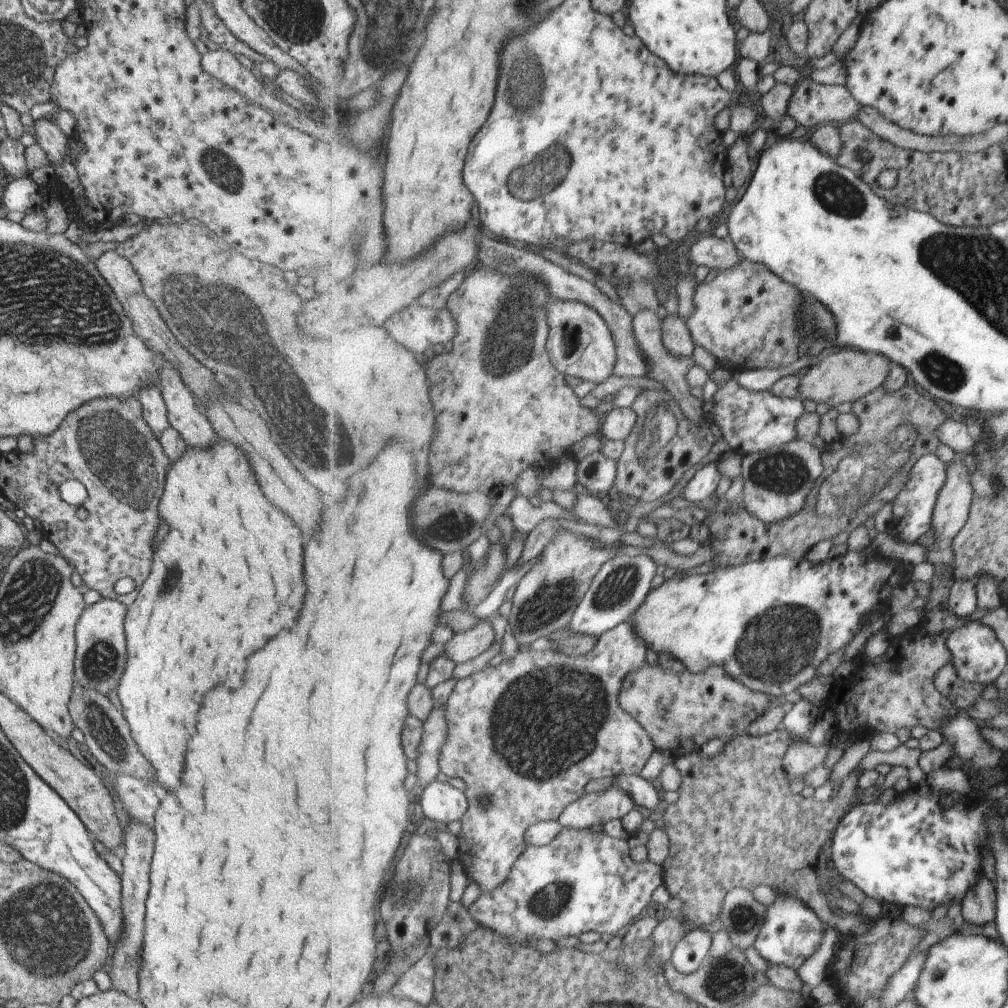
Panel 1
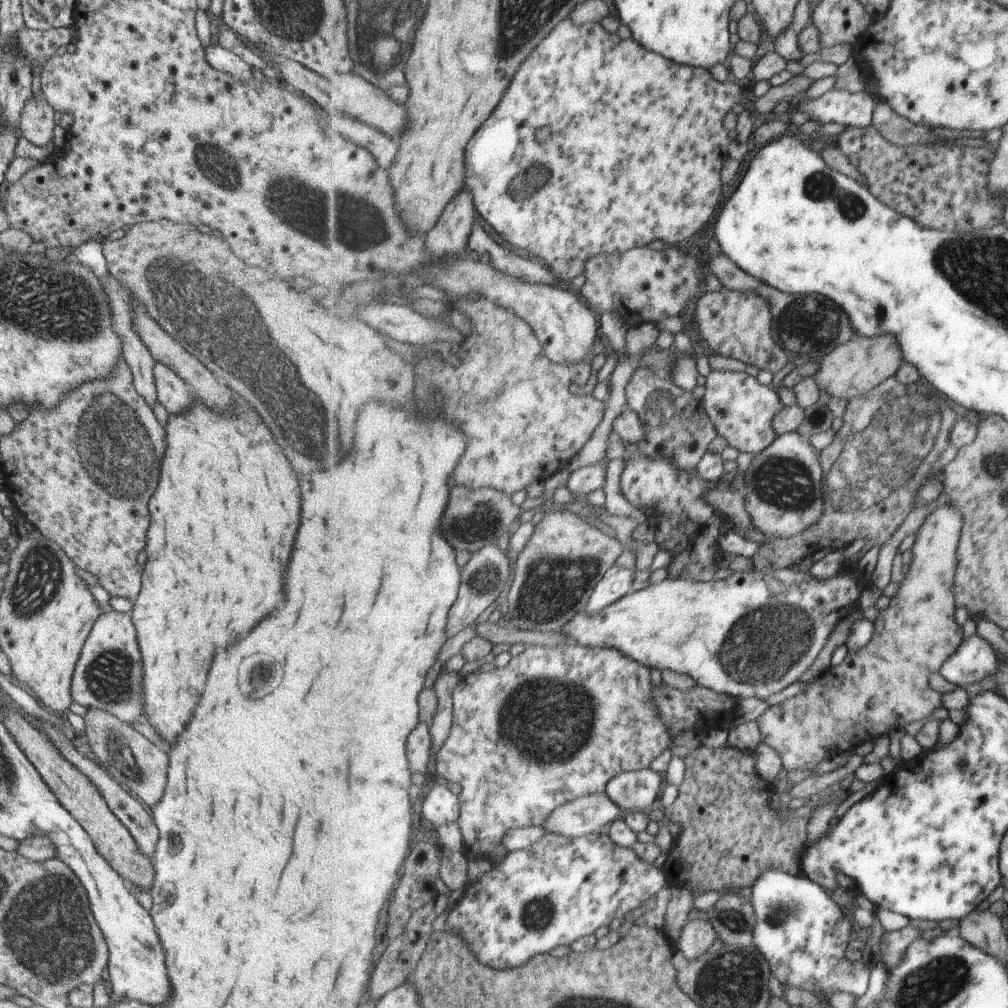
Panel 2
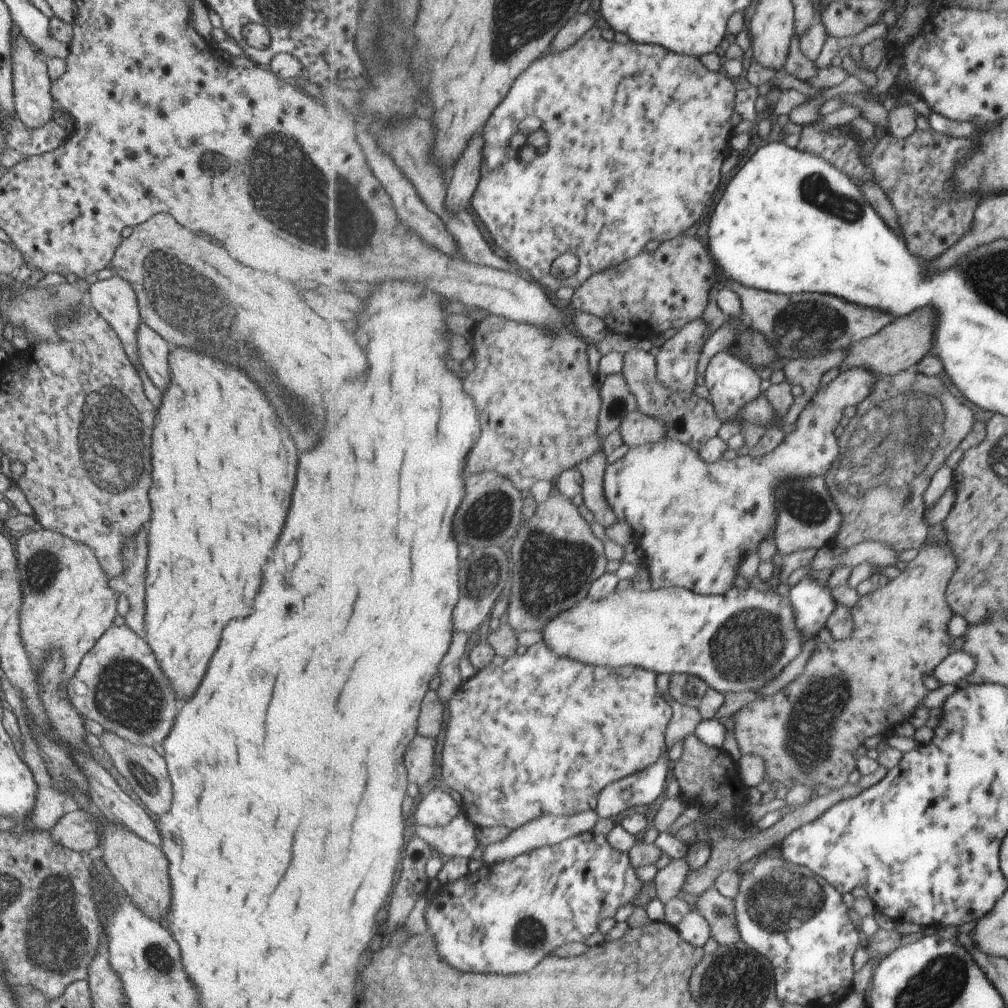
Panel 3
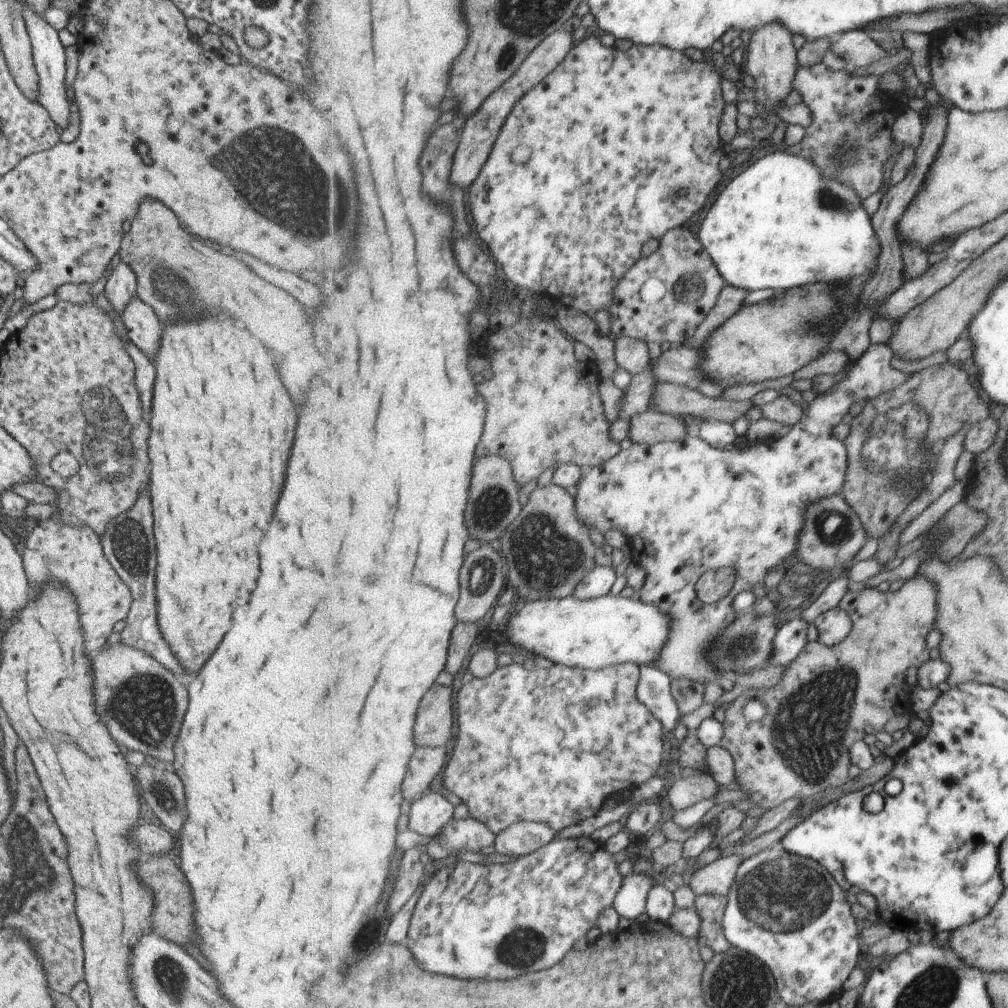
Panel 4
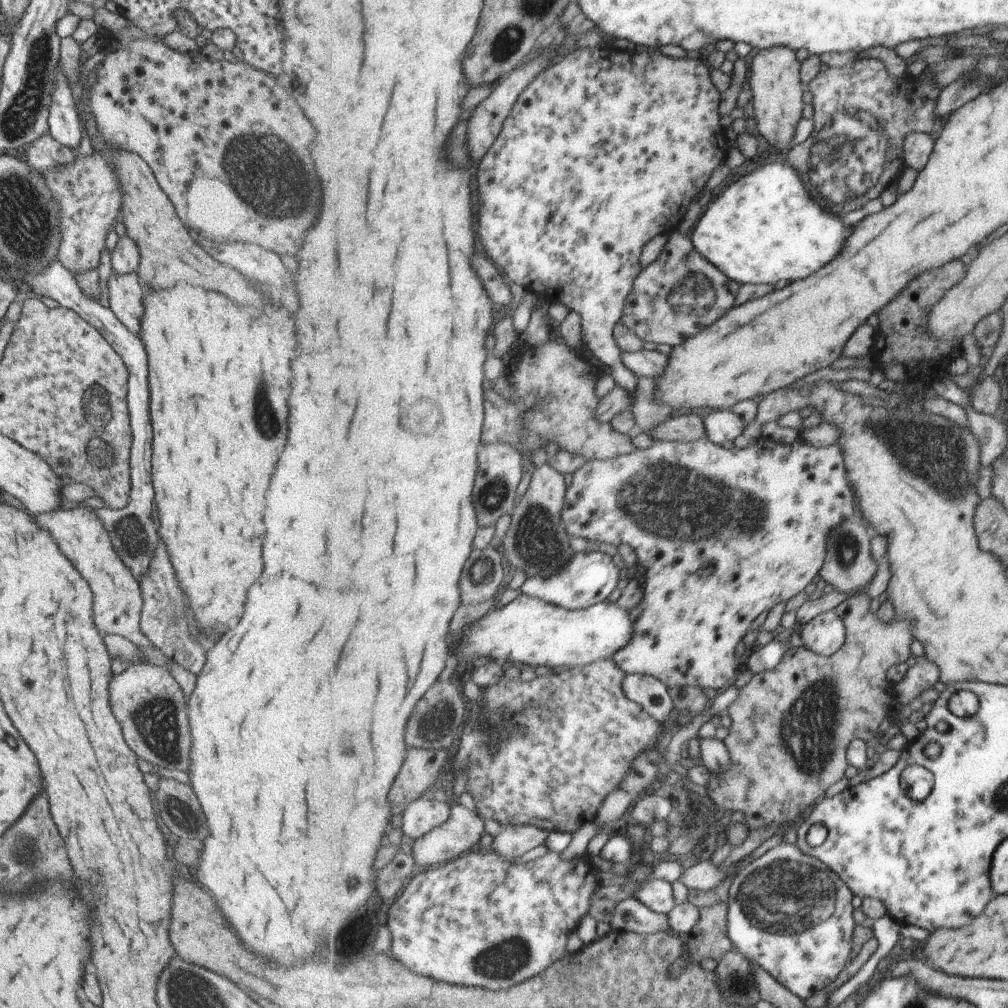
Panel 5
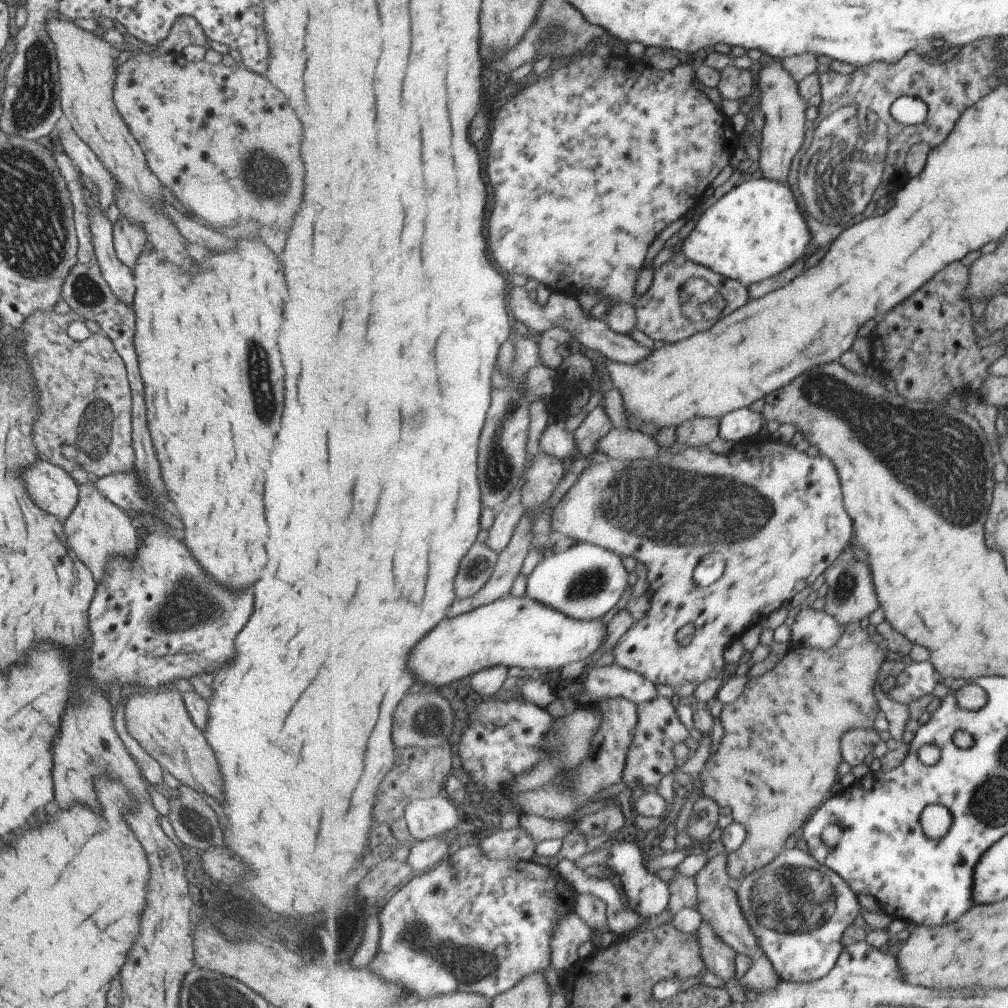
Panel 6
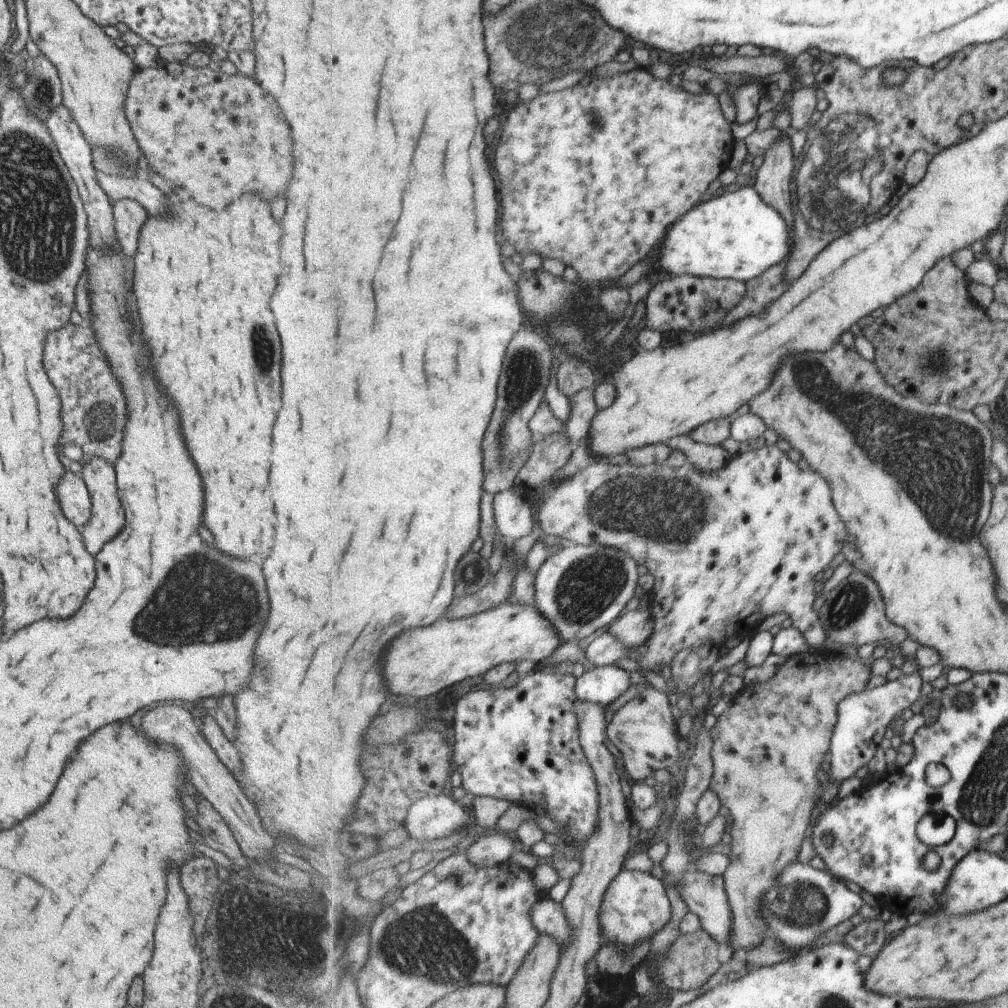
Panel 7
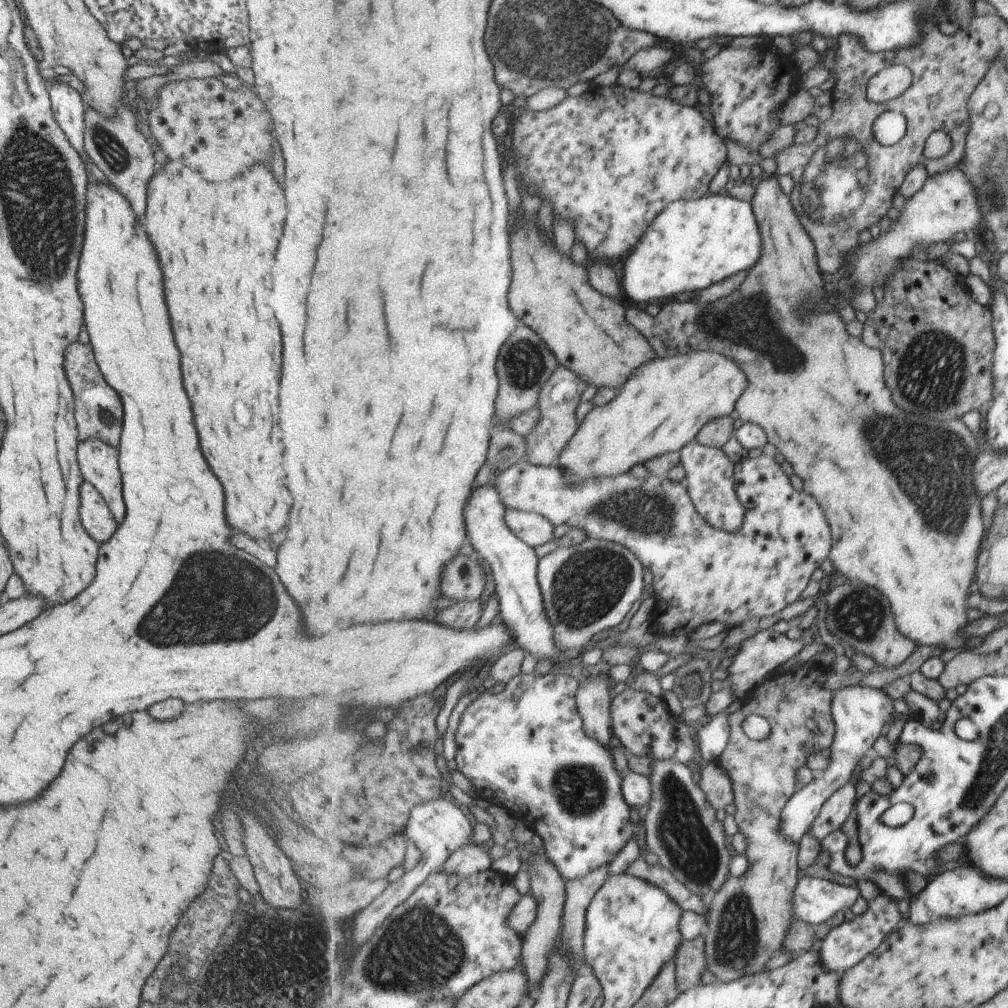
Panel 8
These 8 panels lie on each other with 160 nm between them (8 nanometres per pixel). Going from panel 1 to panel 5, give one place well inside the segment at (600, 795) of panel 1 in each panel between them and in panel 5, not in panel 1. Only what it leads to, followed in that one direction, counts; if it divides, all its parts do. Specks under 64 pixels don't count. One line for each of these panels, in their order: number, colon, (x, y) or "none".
2: (588, 814)
3: (548, 831)
4: (520, 839)
5: (513, 841)

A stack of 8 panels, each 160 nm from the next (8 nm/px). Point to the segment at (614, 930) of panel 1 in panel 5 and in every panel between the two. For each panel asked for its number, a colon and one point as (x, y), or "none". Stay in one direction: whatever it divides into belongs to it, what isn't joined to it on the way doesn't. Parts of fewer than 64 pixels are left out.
2: (561, 889)
3: (506, 917)
4: (501, 920)
5: (478, 920)

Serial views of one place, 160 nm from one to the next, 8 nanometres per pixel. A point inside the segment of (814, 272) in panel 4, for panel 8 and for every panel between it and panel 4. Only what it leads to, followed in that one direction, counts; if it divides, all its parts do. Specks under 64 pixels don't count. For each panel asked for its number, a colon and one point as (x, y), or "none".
5: (764, 228)
6: (756, 231)
7: (737, 235)
8: (695, 243)

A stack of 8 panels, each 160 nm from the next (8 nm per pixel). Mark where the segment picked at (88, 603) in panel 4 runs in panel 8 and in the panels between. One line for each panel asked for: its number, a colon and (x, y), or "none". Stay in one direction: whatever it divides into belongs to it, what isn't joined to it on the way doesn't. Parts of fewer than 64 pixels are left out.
5: (79, 533)
6: (96, 530)
7: (106, 520)
8: (97, 460)

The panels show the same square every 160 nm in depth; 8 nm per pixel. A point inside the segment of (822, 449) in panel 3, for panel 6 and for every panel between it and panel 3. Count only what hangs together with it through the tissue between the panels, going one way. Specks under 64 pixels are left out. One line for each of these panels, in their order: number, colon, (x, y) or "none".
4: (687, 507)
5: (762, 515)
6: (776, 515)

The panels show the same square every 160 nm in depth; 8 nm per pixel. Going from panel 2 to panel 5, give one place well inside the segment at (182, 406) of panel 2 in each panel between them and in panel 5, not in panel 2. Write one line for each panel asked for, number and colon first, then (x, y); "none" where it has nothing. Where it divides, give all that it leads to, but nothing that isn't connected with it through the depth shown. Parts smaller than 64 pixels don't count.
3: (152, 350)
4: (142, 326)
5: (124, 296)

